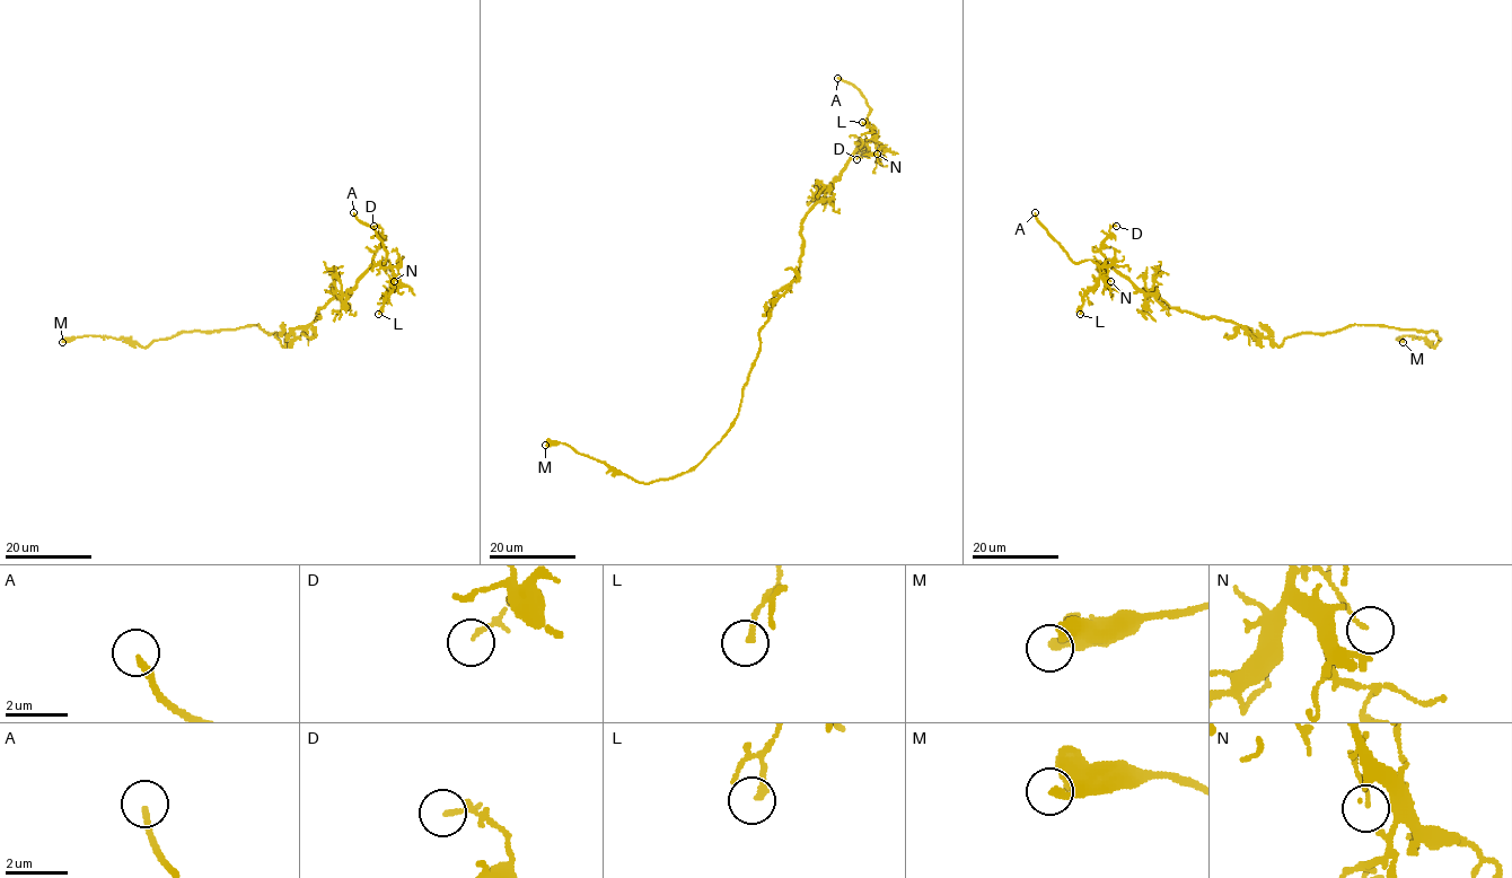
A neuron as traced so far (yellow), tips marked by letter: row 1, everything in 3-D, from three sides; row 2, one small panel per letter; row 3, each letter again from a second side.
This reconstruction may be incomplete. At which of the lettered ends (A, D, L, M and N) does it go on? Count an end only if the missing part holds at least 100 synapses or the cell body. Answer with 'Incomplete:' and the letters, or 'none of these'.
Incomplete: A

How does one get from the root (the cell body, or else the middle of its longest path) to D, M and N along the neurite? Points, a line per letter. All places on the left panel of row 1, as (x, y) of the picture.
D: (283, 347), (295, 328), (316, 321), (321, 308), (362, 277), (383, 239), (381, 229), (374, 226)
M: (283, 347), (277, 333), (266, 333), (258, 324), (179, 332), (144, 348), (124, 339), (94, 335), (62, 342)
N: (283, 347), (295, 328), (304, 328), (316, 321), (321, 308), (349, 291), (372, 266), (389, 268), (394, 281)

